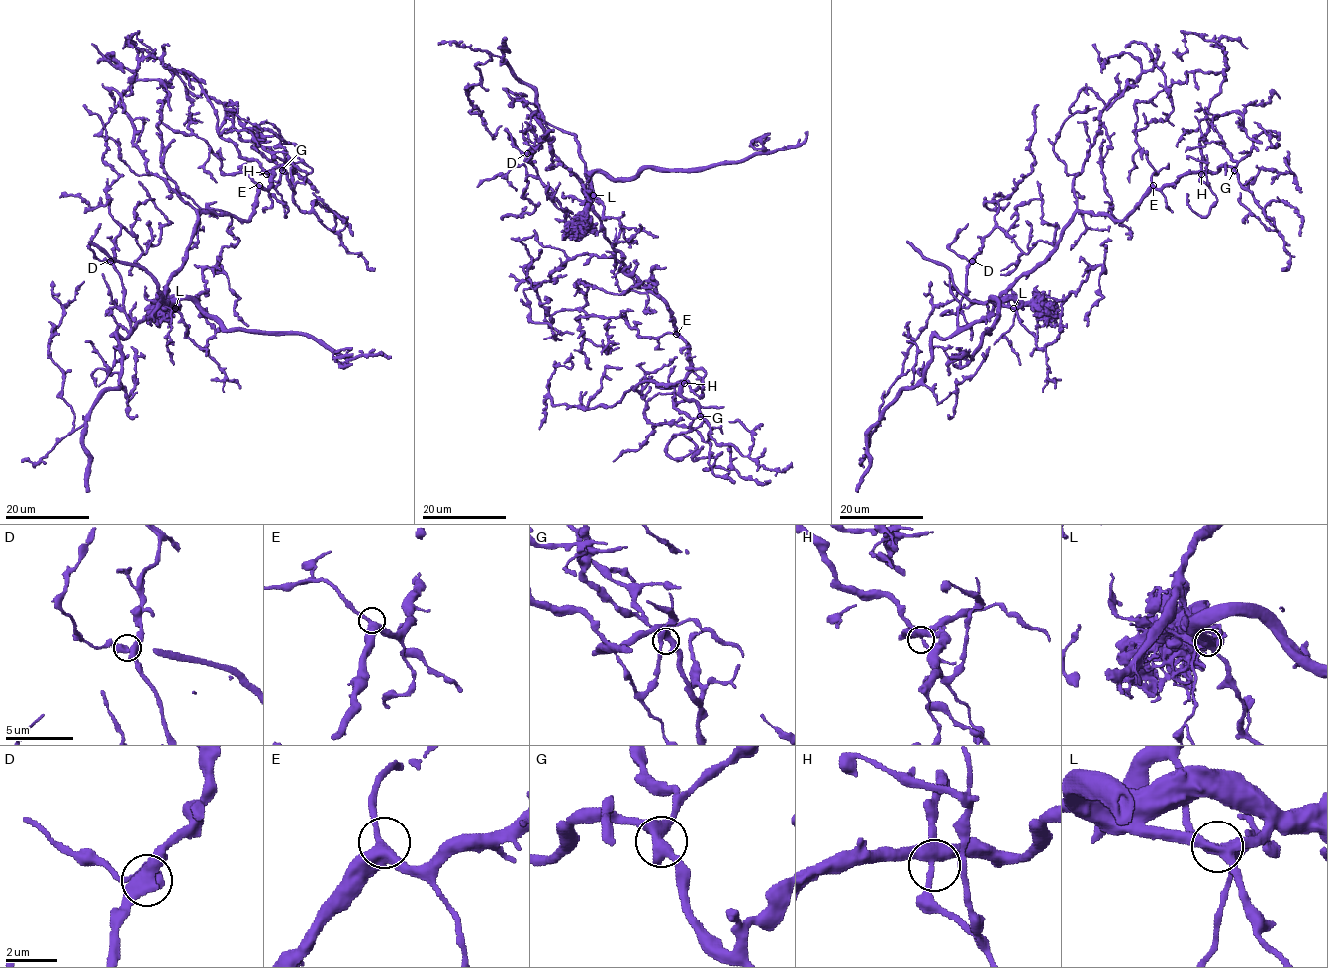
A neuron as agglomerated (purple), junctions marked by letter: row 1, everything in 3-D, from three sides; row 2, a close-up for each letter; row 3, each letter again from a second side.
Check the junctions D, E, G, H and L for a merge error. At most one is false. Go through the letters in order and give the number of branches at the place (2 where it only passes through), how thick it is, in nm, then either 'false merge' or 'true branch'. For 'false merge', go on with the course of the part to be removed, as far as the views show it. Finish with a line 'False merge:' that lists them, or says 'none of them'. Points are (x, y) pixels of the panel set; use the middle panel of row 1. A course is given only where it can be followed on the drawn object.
D: branches 4; calibre 460 nm; true branch
E: branches 3; calibre 400 nm; true branch
G: branches 4; calibre 440 nm; true branch
H: branches 4; calibre 400 nm; true branch
L: branches 4; calibre 440 nm; false merge; course (593, 194), (595, 172), (634, 178), (647, 168), (740, 162), (796, 147), (807, 131)
False merge: L

